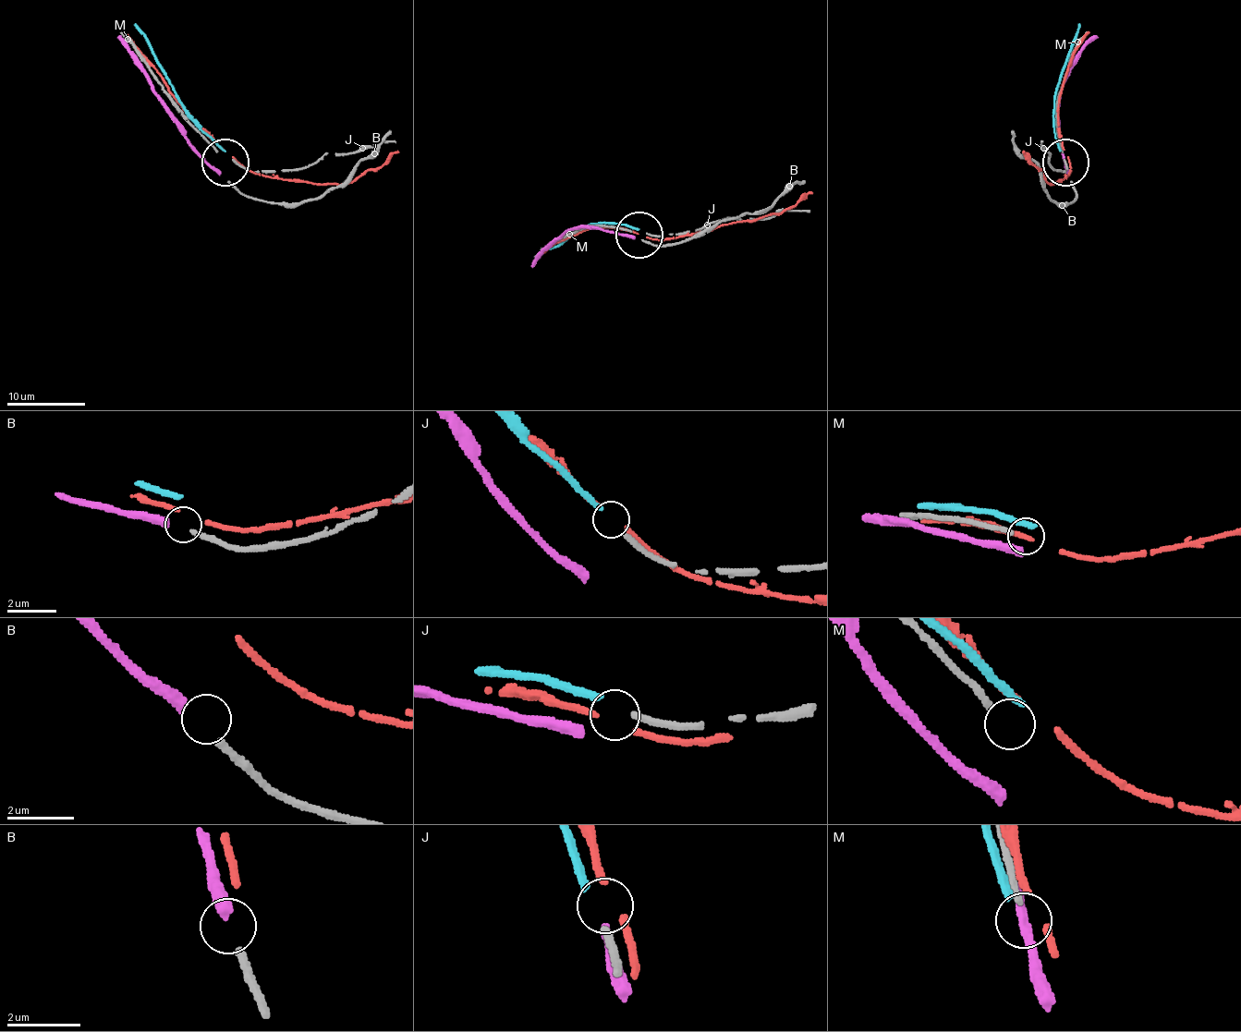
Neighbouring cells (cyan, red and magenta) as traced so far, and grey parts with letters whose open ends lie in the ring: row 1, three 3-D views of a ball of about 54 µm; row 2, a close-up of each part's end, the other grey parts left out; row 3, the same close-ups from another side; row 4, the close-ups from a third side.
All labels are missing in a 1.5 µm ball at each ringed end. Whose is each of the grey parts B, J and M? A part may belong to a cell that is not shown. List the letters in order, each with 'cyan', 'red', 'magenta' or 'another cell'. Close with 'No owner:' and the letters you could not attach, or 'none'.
B: magenta
J: cyan
M: another cell
No owner: M

